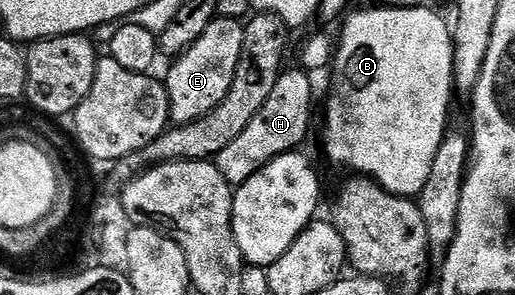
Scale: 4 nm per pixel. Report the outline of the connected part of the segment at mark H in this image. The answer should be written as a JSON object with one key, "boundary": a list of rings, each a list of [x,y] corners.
{"boundary":[[[285,70],[279,75],[277,86],[273,86],[273,94],[269,94],[265,106],[257,110],[257,115],[251,119],[249,126],[245,126],[245,131],[215,156],[213,162],[217,170],[225,174],[225,182],[232,186],[243,184],[279,155],[303,148],[303,139],[311,128],[312,77],[306,71],[298,71]]]}

